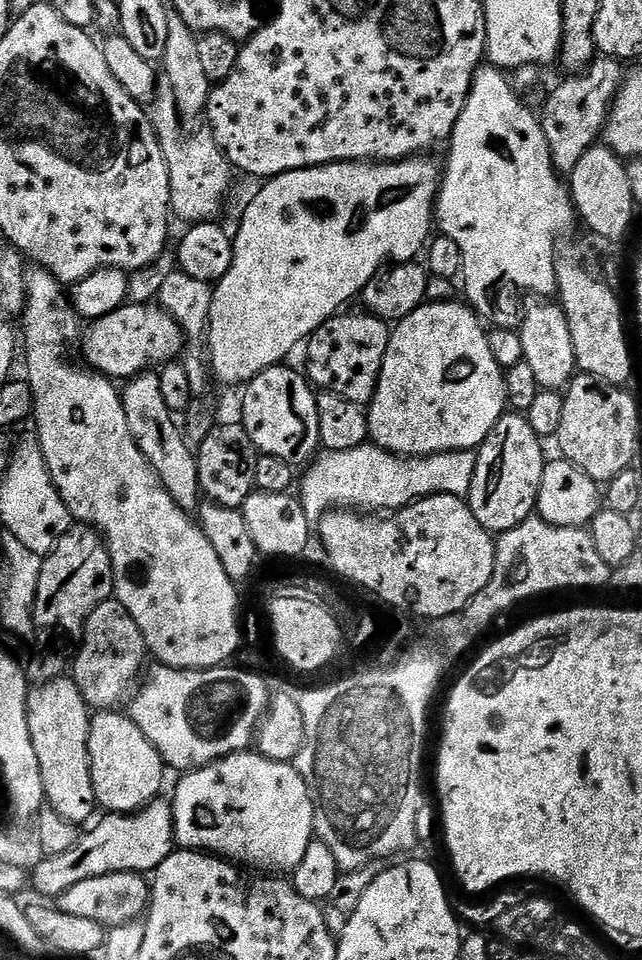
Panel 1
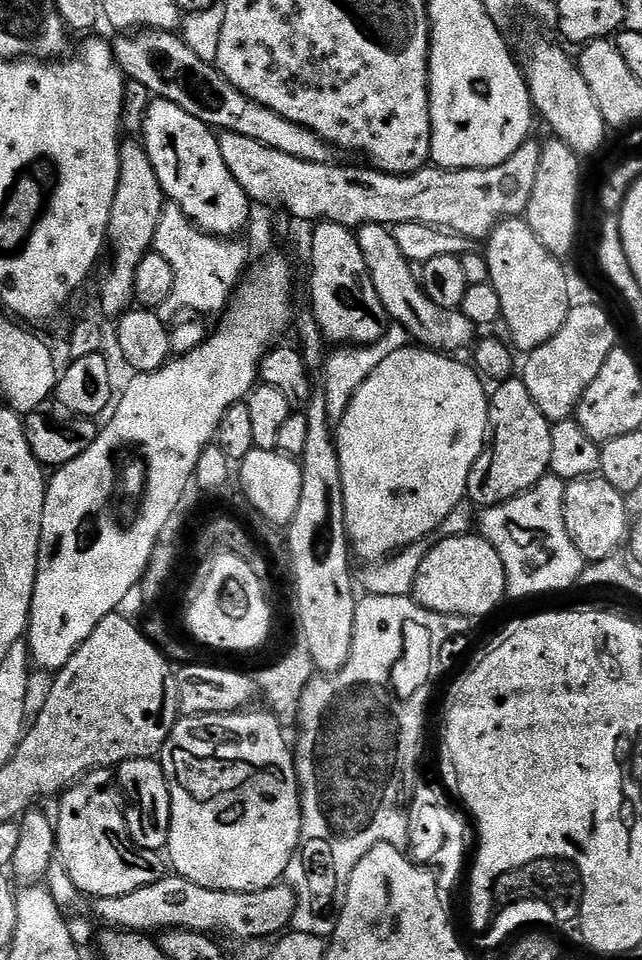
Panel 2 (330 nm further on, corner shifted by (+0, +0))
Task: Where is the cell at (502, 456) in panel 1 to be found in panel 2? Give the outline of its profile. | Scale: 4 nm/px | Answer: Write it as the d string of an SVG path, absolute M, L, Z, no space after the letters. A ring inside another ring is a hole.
M523 379L497 383L488 402L488 441L484 453L474 462L468 479L467 499L481 509L493 508L530 491L550 472L552 424L534 406Z

